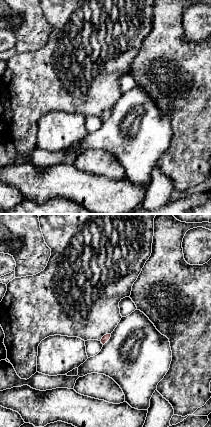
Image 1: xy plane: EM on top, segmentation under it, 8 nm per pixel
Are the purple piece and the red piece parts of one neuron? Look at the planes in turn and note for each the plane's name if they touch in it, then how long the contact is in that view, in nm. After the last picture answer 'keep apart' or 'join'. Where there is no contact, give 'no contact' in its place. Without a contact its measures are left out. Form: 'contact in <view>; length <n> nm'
no contact

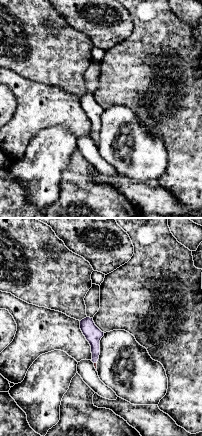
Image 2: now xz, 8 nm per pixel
no contact

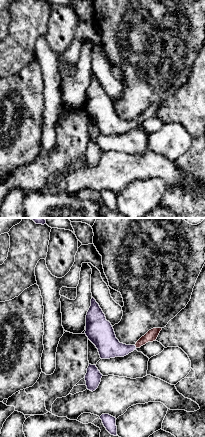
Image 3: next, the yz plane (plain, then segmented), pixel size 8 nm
contact in yz; length 30 nm

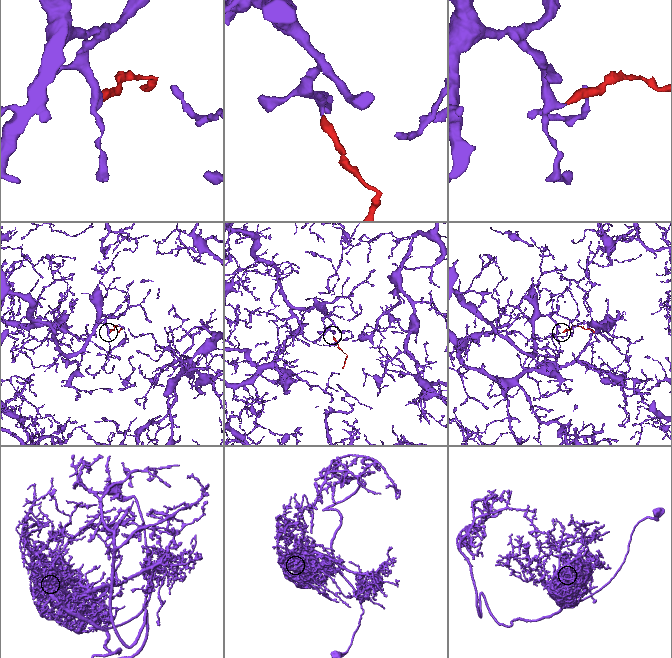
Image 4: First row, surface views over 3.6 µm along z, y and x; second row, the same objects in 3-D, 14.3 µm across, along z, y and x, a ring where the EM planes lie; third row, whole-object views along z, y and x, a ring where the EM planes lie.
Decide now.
join

